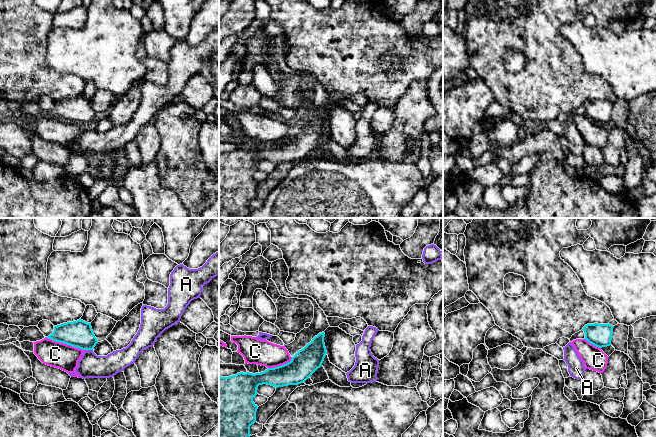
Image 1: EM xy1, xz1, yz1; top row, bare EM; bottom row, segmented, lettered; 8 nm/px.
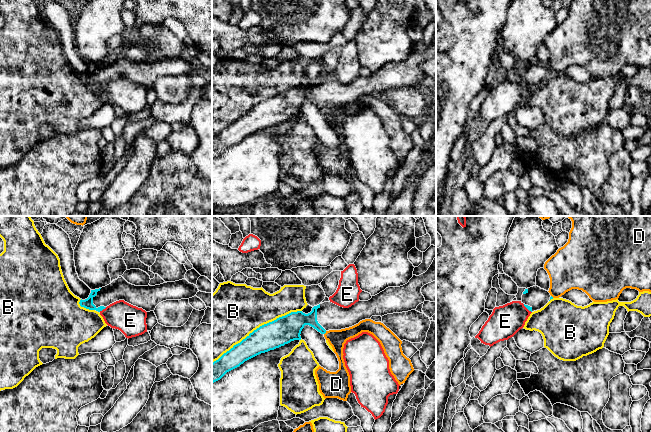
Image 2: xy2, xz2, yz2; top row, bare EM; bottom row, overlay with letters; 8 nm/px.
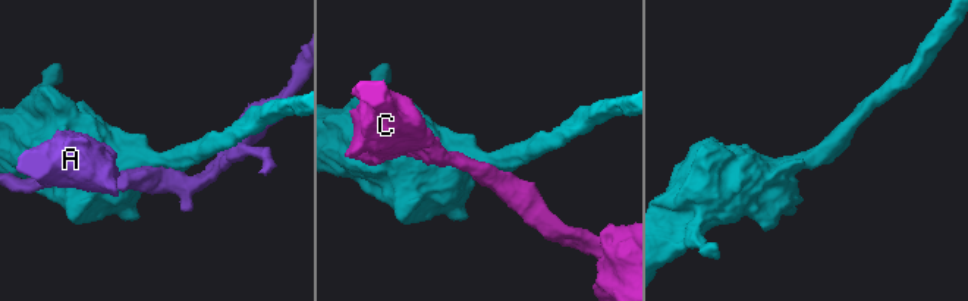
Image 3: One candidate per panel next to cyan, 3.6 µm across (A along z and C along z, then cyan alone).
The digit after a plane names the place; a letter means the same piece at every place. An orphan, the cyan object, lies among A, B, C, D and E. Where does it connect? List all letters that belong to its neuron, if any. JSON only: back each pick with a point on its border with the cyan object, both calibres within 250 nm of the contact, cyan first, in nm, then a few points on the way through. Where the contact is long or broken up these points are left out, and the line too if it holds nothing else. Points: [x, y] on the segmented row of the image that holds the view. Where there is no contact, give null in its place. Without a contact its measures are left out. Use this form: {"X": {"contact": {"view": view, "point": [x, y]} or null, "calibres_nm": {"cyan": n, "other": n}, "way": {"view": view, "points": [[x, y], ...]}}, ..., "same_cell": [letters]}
{"same_cell": []}

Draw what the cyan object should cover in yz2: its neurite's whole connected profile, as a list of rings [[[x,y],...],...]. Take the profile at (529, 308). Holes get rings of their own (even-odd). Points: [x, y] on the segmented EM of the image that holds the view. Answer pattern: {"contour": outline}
{"contour": [[[538,286],[525,289],[522,295],[522,303],[531,312],[543,308],[553,297],[550,293]]]}

